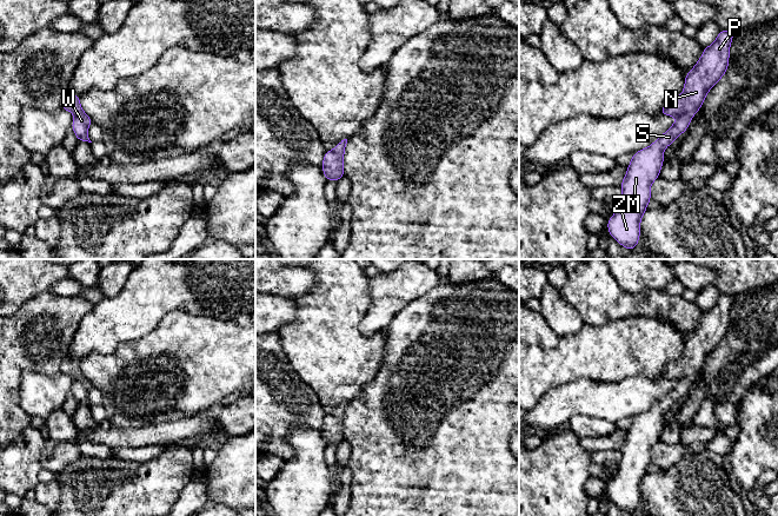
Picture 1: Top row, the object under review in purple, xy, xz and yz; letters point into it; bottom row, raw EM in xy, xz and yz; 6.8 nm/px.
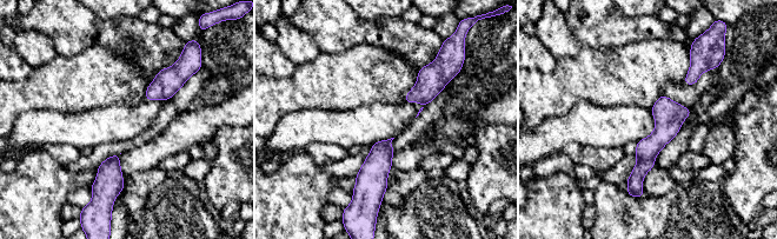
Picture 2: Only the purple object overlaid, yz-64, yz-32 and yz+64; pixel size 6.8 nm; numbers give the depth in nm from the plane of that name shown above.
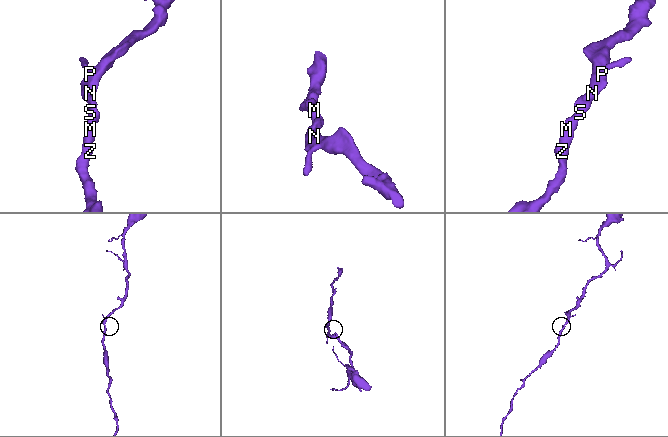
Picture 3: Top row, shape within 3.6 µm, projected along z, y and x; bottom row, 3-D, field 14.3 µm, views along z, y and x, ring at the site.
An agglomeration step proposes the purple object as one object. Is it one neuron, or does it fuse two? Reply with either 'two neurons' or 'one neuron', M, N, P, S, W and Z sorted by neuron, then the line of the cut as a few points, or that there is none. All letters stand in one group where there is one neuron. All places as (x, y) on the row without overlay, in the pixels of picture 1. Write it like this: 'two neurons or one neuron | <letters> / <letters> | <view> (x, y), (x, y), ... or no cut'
one neuron | M N P S W Z | no cut

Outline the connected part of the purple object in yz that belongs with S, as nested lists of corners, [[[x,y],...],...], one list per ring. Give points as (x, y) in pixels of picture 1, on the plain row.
[[[722,293],[716,305],[704,312],[699,325],[685,340],[683,357],[669,363],[659,377],[673,379],[677,385],[652,409],[633,418],[620,448],[623,457],[618,463],[618,472],[607,487],[611,501],[624,511],[633,514],[638,508],[640,483],[651,464],[651,449],[659,441],[664,426],[663,416],[687,393],[707,356],[725,338],[733,299],[733,296]]]

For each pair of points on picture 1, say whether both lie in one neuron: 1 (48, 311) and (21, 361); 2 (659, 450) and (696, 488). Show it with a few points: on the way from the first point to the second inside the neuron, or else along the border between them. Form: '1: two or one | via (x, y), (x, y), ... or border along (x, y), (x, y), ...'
1: one | via (47, 323), (22, 349)
2: two | border along (686, 452), (663, 470)

